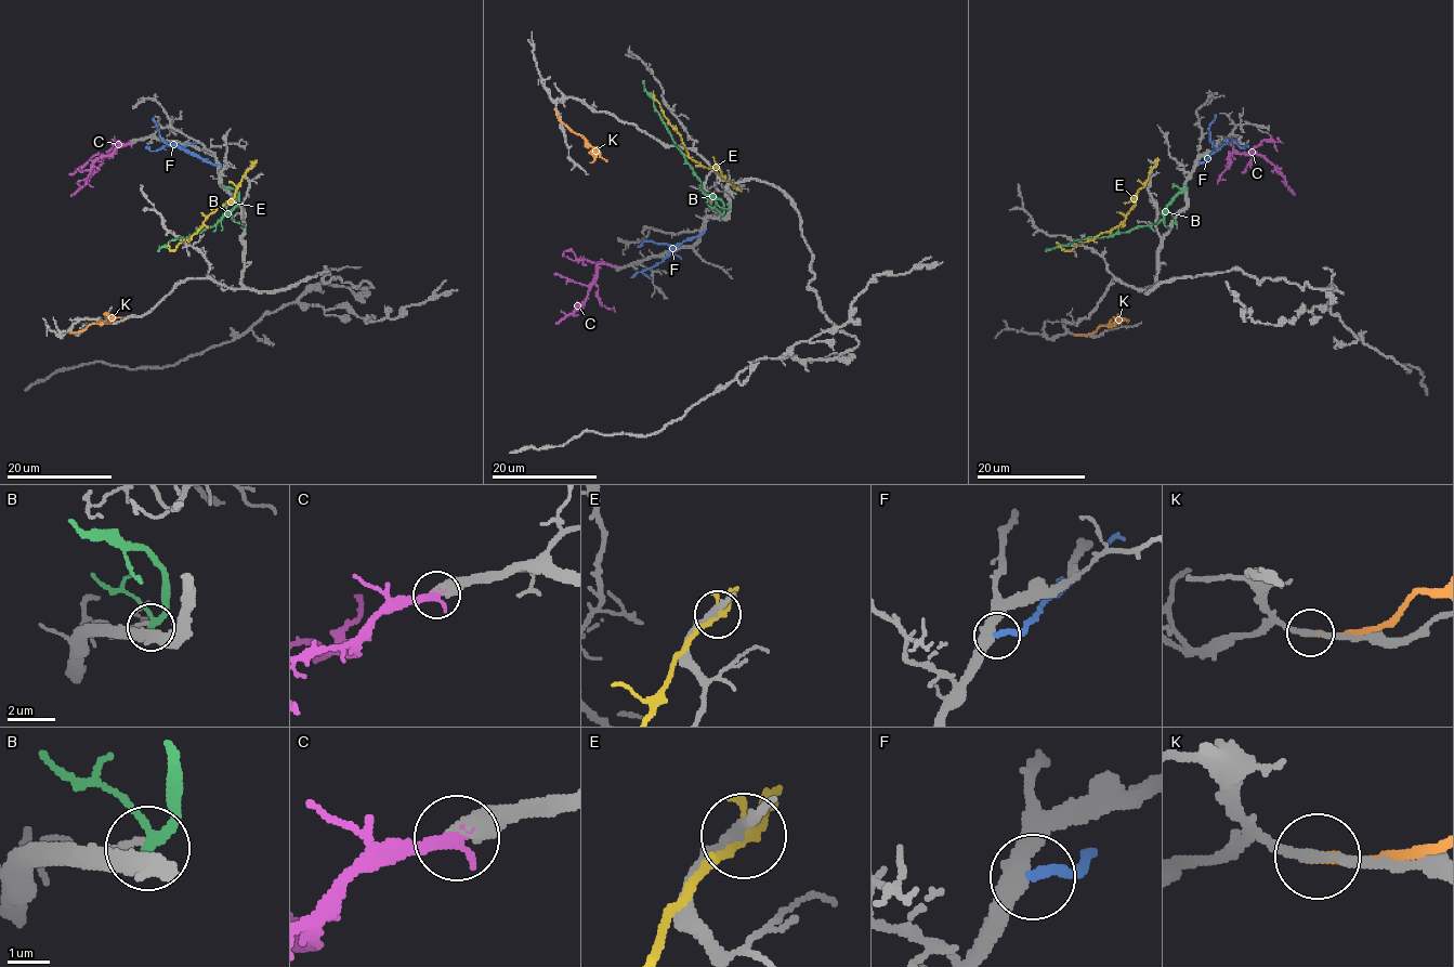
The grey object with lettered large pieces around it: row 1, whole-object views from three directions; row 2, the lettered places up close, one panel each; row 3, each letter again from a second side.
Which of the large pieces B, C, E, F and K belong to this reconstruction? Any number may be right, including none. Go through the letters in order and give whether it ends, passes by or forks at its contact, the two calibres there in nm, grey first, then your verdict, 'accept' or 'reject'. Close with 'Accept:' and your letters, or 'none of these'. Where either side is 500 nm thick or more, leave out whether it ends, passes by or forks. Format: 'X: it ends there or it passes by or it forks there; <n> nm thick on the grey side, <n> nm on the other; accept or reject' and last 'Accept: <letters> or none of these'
B: it passes by; 140 nm thick on the grey side, 240 nm on the other; reject
C: it ends there; 440 nm thick on the grey side, 320 nm on the other; accept
E: it passes by; 240 nm thick on the grey side, 240 nm on the other; reject
F: it ends there; 480 nm thick on the grey side, 260 nm on the other; reject
K: it ends there; 200 nm thick on the grey side, 240 nm on the other; reject
Accept: C

